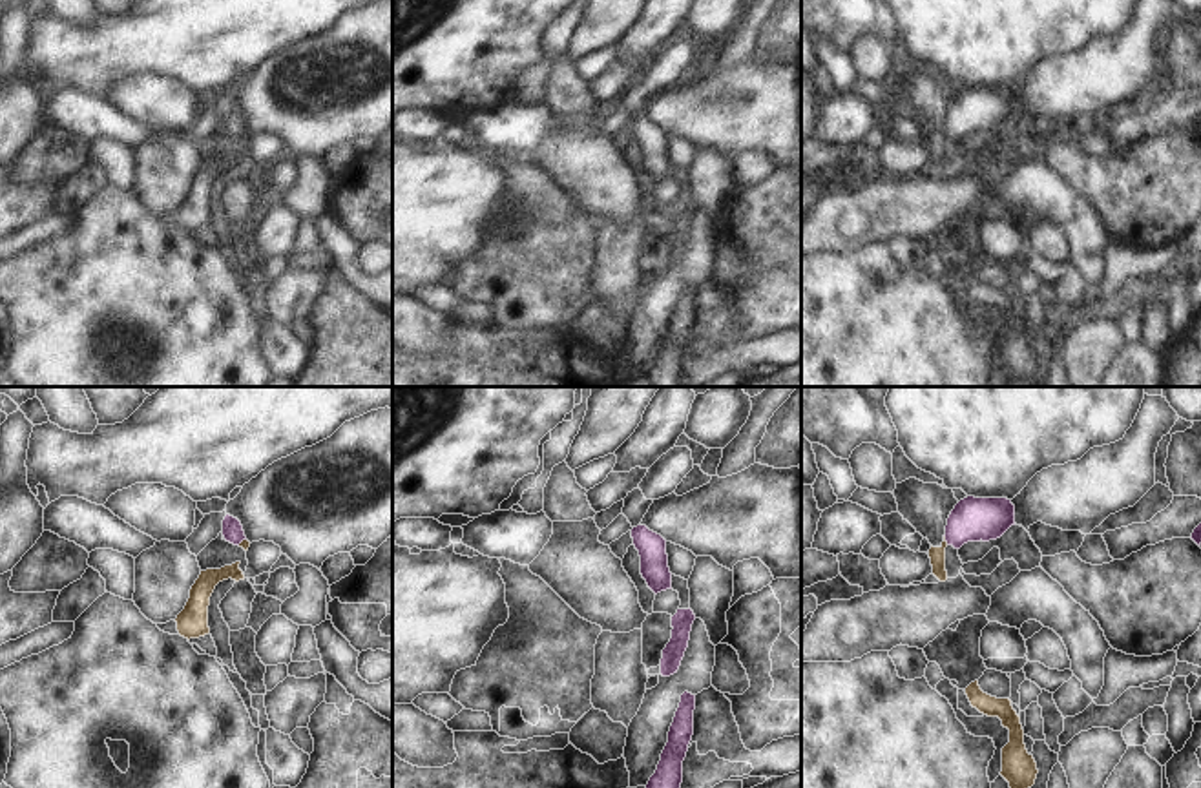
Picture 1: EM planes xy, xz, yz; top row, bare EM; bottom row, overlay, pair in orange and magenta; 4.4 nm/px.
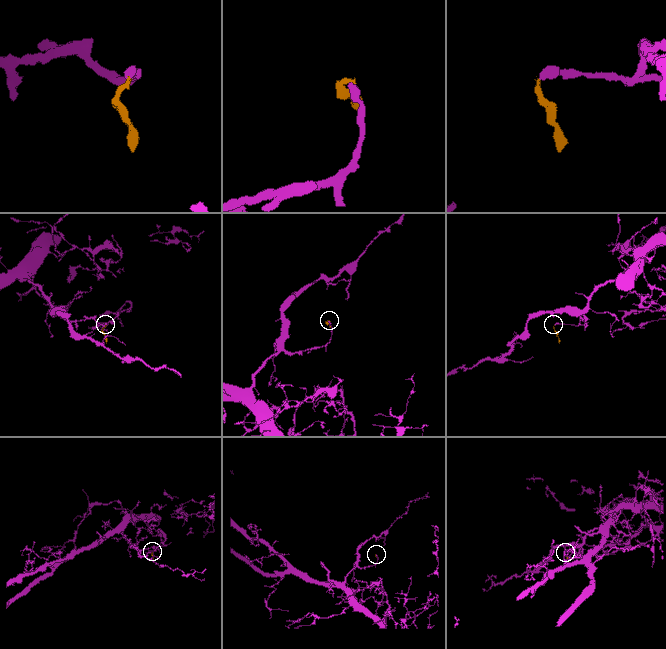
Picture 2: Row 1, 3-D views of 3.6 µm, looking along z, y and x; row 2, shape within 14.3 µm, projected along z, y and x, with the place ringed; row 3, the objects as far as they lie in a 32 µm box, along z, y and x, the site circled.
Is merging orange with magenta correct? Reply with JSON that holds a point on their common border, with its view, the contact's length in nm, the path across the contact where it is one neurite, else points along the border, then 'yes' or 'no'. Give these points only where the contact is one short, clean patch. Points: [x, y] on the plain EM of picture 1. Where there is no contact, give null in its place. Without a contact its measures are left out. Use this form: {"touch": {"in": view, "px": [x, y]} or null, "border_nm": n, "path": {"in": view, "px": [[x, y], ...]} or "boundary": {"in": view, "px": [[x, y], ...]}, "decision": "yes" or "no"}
{"touch": {"in": "yz", "px": [944, 132]}, "border_nm": 50, "boundary": {"in": "yz", "px": [[944, 126], [948, 135]]}, "decision": "no"}

